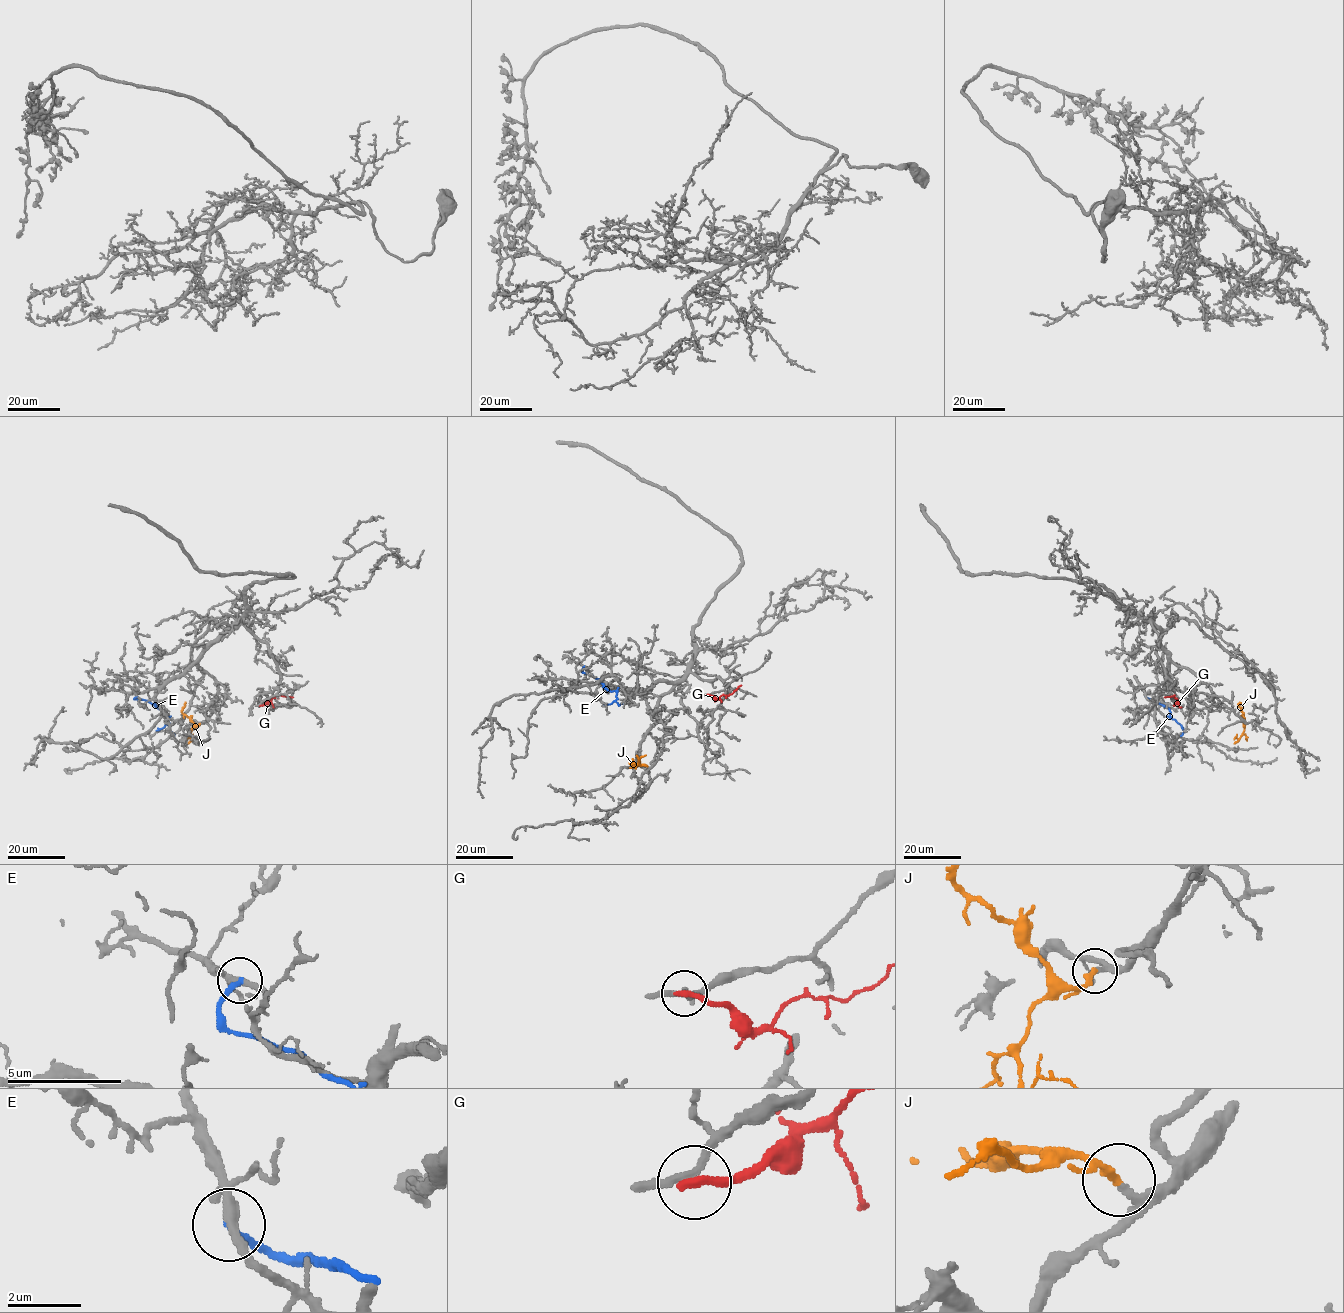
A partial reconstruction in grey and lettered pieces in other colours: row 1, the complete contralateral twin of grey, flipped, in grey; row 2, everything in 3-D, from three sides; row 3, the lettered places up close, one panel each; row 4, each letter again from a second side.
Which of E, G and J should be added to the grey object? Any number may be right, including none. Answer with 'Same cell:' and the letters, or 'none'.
Same cell: J

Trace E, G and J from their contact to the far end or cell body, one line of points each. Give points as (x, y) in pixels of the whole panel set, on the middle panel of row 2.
E: (584, 666), (583, 672), (617, 692), (615, 701), (619, 705), (622, 701)
G: (708, 695), (718, 699), (741, 685)
J: (648, 766), (630, 763), (633, 760), (634, 762)

